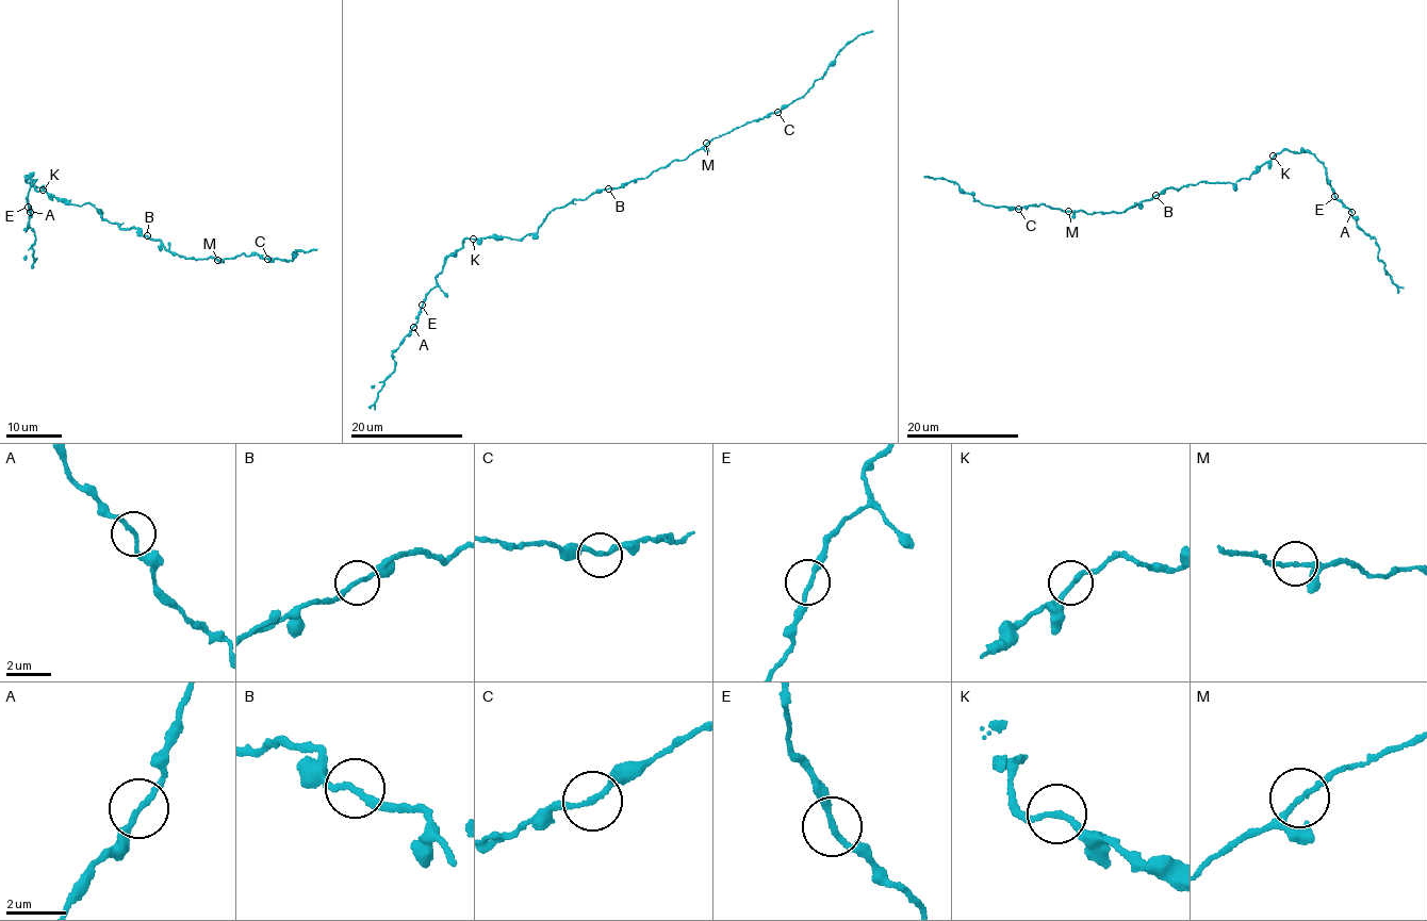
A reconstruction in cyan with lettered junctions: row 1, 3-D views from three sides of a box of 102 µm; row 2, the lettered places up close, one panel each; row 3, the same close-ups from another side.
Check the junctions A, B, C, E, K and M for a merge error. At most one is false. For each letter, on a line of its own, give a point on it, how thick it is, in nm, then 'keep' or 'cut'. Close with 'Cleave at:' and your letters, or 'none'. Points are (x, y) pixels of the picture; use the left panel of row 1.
A: (30, 212) | 170 nm | keep
B: (147, 235) | 180 nm | keep
C: (267, 259) | 170 nm | keep
E: (28, 207) | 190 nm | keep
K: (43, 190) | 170 nm | keep
M: (217, 260) | 170 nm | keep
Cleave at: none

